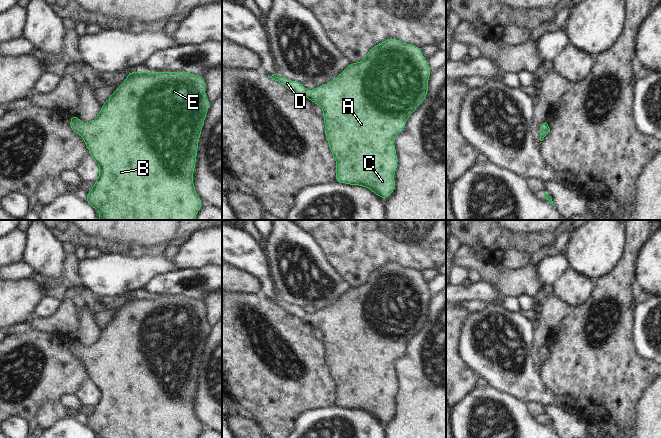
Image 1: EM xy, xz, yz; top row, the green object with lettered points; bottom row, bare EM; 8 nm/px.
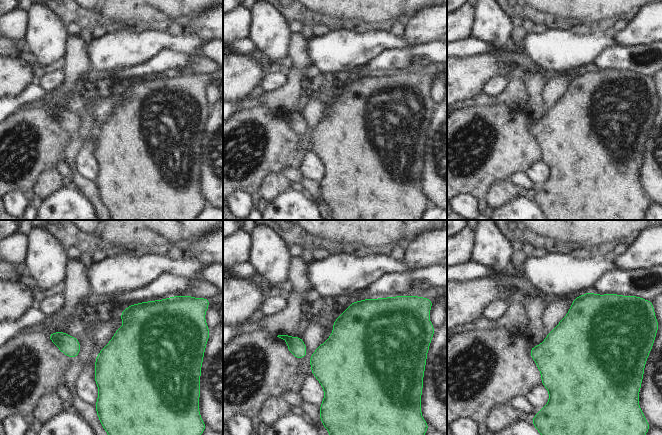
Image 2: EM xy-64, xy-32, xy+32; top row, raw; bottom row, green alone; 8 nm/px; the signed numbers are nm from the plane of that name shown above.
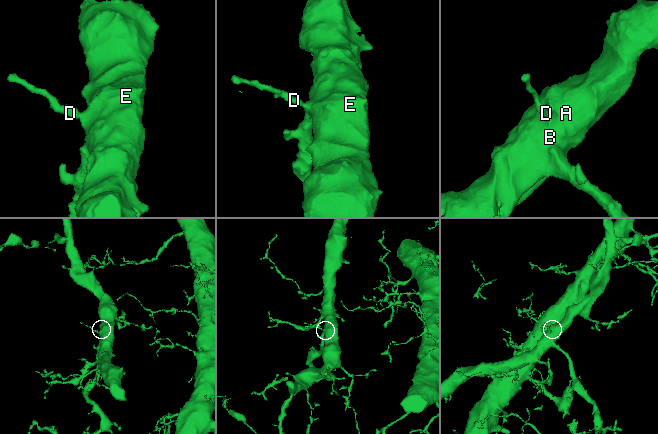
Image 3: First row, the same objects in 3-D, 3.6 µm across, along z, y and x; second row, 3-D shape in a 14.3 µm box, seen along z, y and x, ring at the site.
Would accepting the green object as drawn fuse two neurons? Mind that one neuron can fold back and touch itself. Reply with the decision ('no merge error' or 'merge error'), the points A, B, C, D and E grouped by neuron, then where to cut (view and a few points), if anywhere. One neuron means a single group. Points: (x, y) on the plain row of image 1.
no merge error; A B C D E; no cut

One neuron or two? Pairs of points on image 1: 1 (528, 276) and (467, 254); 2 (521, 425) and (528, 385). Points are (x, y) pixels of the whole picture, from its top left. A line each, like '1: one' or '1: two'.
1: one
2: two

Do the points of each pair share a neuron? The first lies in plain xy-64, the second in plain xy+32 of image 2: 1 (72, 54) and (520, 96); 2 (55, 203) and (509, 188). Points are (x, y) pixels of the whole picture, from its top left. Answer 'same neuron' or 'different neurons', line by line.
1: same neuron
2: different neurons

